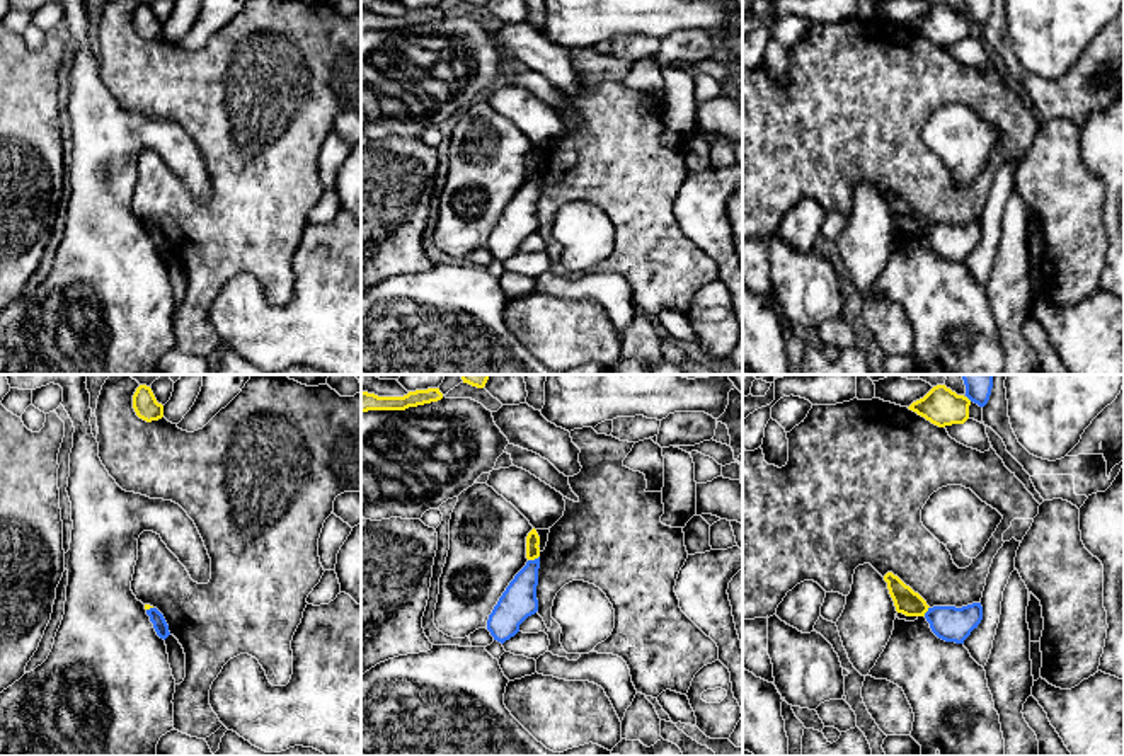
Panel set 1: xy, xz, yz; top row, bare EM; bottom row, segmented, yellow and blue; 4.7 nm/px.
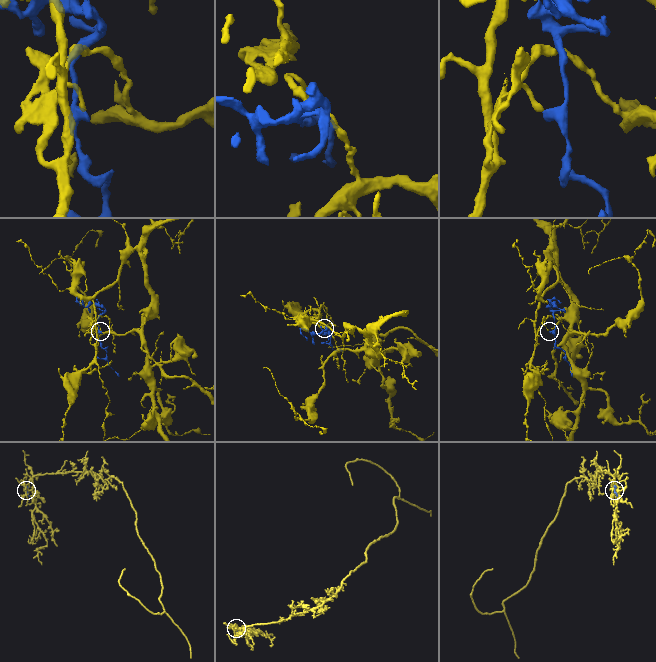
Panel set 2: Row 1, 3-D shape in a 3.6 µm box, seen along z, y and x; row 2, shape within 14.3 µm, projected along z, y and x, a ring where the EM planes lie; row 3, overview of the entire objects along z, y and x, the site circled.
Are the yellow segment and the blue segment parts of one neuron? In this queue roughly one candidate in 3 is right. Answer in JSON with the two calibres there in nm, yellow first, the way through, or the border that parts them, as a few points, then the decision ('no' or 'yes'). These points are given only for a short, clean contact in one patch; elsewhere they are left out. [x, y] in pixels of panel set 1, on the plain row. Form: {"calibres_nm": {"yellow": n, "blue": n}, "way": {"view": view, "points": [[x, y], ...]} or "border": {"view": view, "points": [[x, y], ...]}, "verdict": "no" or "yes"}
{"calibres_nm": {"yellow": 60, "blue": 170}, "verdict": "no"}

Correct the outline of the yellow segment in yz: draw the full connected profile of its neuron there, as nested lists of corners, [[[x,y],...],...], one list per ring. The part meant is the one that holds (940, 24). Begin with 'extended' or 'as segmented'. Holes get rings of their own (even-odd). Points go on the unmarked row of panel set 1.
as segmented | [[[937,3],[908,27],[932,43],[945,46],[952,43],[964,43],[969,37],[969,24],[971,19],[967,15],[957,14],[945,3]]]

